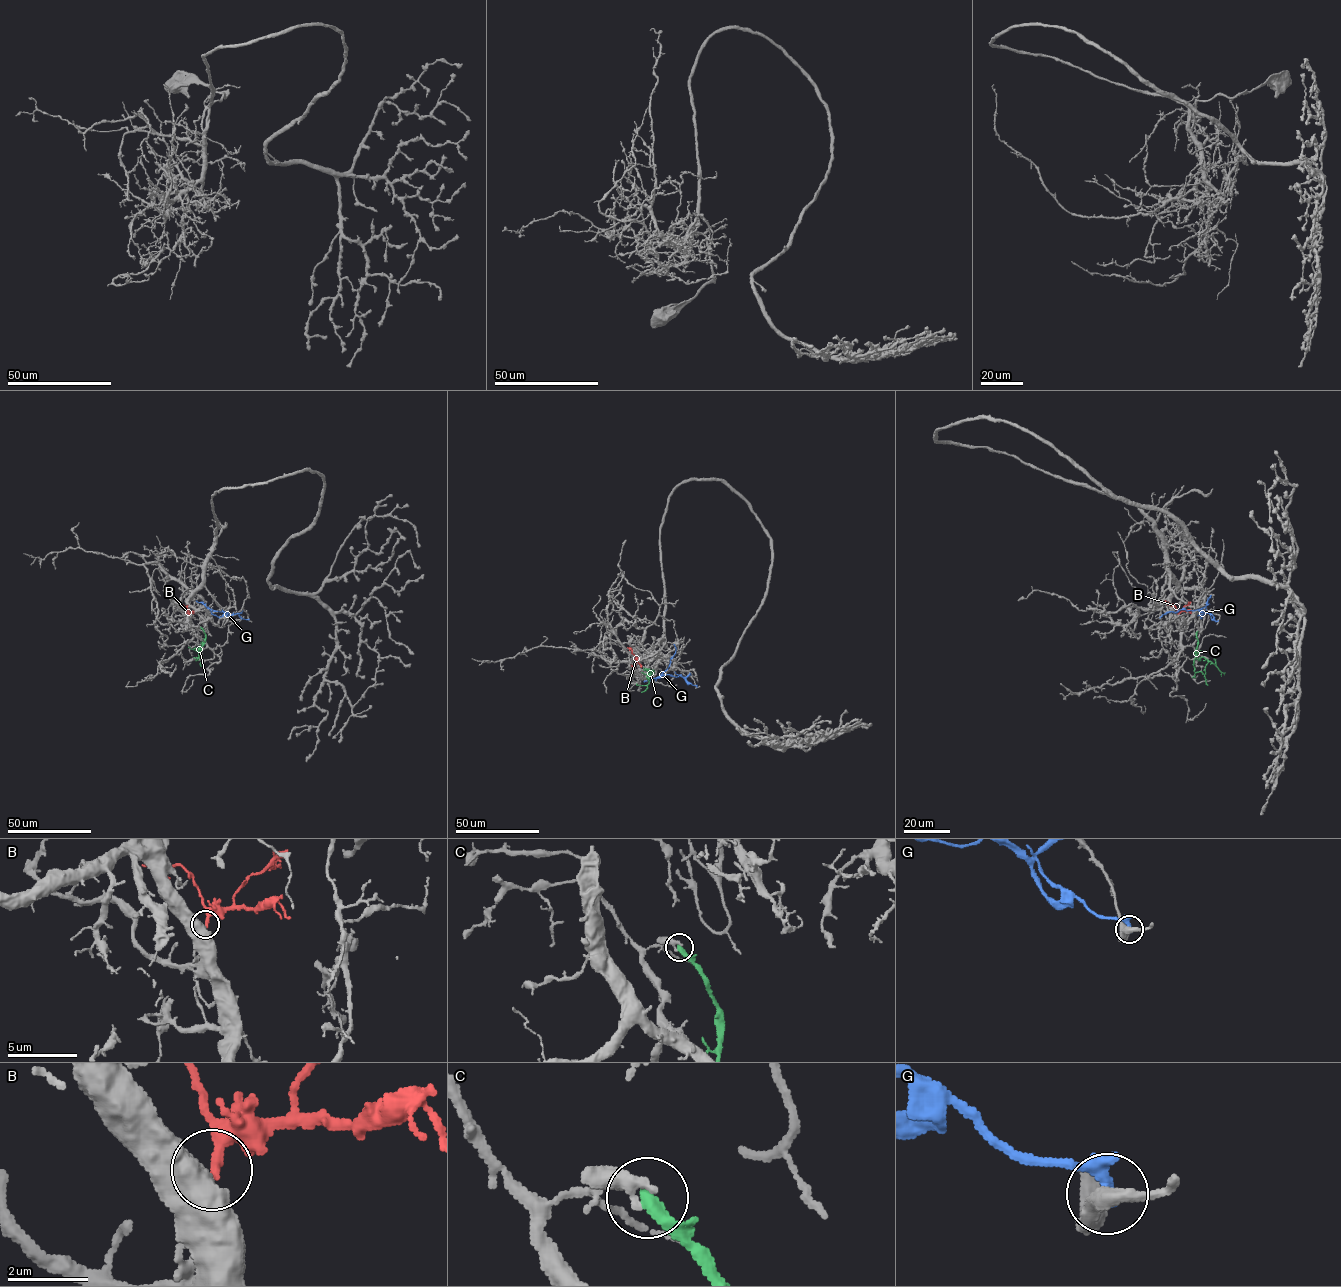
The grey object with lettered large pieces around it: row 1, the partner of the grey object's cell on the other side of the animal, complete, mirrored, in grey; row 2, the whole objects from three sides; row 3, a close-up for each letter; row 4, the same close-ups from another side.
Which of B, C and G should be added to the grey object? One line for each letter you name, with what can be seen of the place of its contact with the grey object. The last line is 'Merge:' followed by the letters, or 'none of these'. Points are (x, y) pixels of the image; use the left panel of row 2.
Merge: none of these

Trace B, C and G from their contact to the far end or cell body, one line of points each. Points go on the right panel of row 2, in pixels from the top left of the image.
B: (1177, 613), (1173, 604), (1164, 600)
C: (1196, 631), (1193, 665), (1195, 672), (1204, 674), (1208, 685)
G: (1217, 620), (1207, 612), (1201, 618), (1205, 612), (1202, 607), (1169, 612), (1160, 618)

